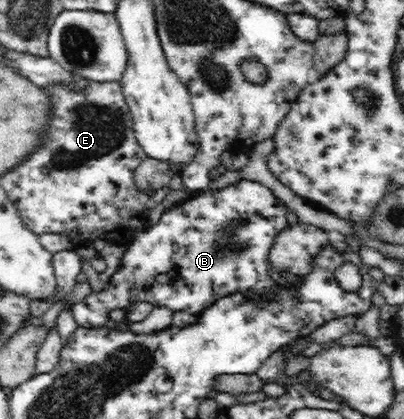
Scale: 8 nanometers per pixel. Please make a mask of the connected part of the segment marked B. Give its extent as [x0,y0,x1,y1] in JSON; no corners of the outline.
[71,178,289,329]

